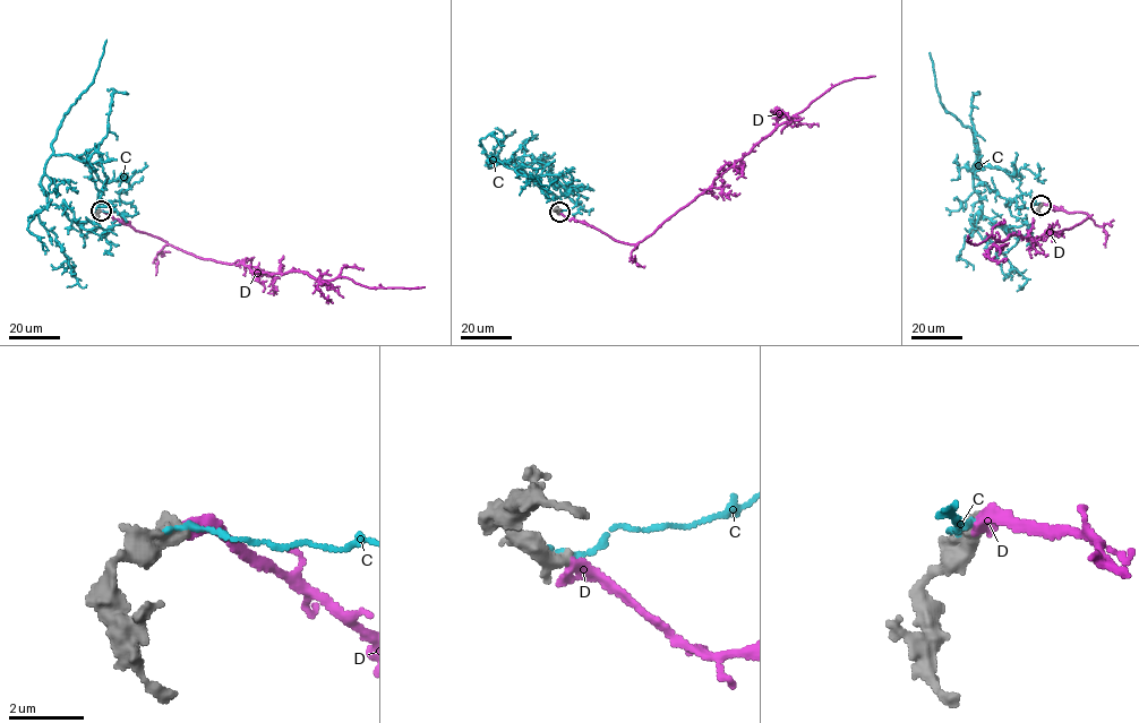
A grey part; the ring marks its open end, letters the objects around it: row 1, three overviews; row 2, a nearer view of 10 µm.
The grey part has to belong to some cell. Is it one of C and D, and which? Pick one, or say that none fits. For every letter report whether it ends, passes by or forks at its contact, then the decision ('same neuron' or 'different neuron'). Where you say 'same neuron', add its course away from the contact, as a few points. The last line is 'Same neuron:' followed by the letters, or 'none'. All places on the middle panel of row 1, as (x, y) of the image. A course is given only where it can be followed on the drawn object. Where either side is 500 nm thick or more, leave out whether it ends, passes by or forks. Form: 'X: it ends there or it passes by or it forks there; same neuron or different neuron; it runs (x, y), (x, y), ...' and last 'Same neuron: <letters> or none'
C: different neuron
D: it ends there; same neuron; it runs (559, 212), (615, 240), (636, 244), (702, 195), (779, 125), (837, 84), (874, 76)
Same neuron: D

